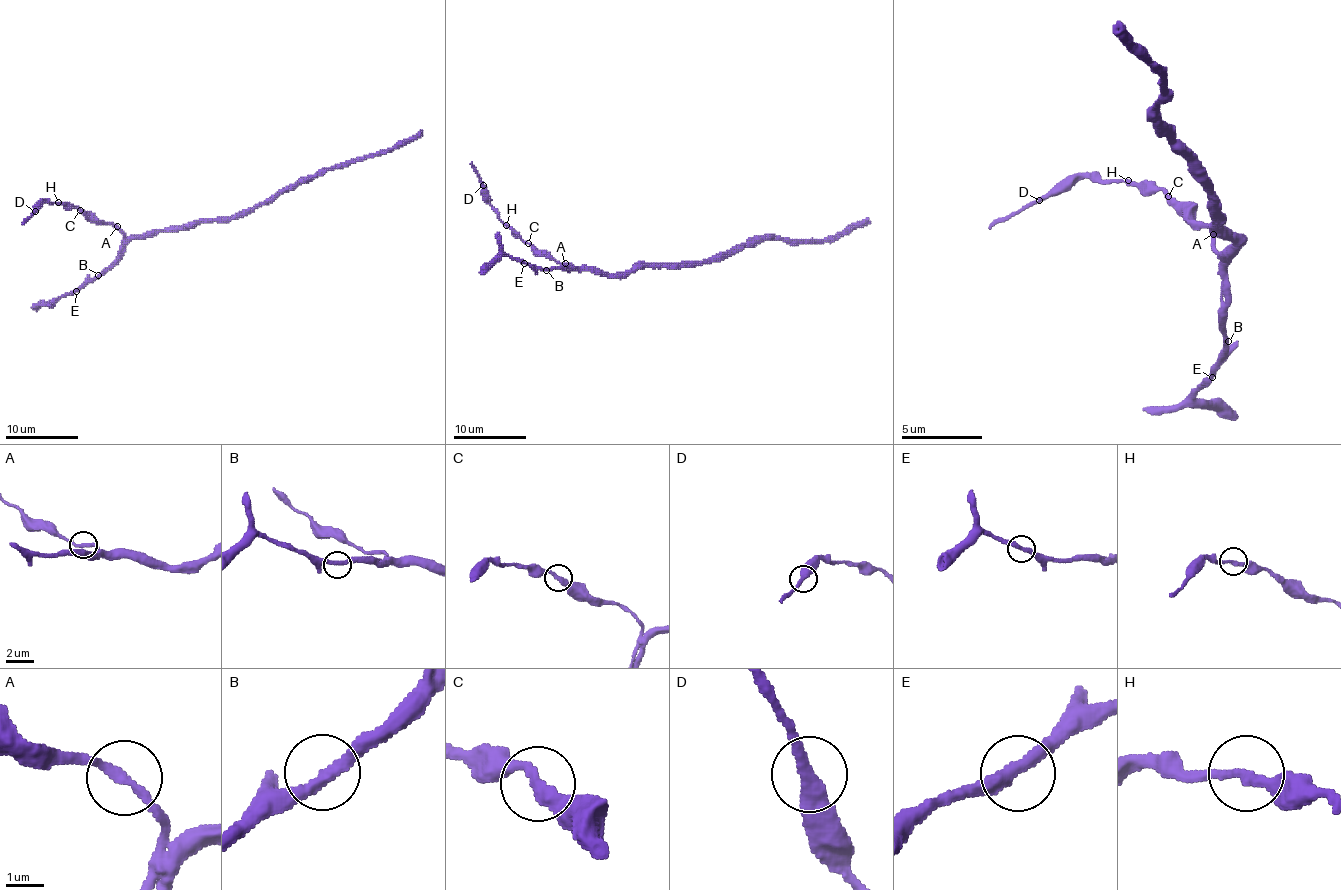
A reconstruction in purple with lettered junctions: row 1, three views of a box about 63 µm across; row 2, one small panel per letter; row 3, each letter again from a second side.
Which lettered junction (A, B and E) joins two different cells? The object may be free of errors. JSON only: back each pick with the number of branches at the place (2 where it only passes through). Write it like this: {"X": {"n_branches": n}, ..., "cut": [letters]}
{"cut": []}

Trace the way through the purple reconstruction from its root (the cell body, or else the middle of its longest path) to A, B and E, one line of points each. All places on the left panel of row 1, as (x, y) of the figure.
A: (203, 222), (188, 222), (179, 228), (129, 237), (116, 226)
B: (203, 222), (188, 222), (179, 228), (136, 235), (98, 275)
E: (203, 222), (188, 222), (179, 228), (136, 235), (107, 268), (76, 291)

